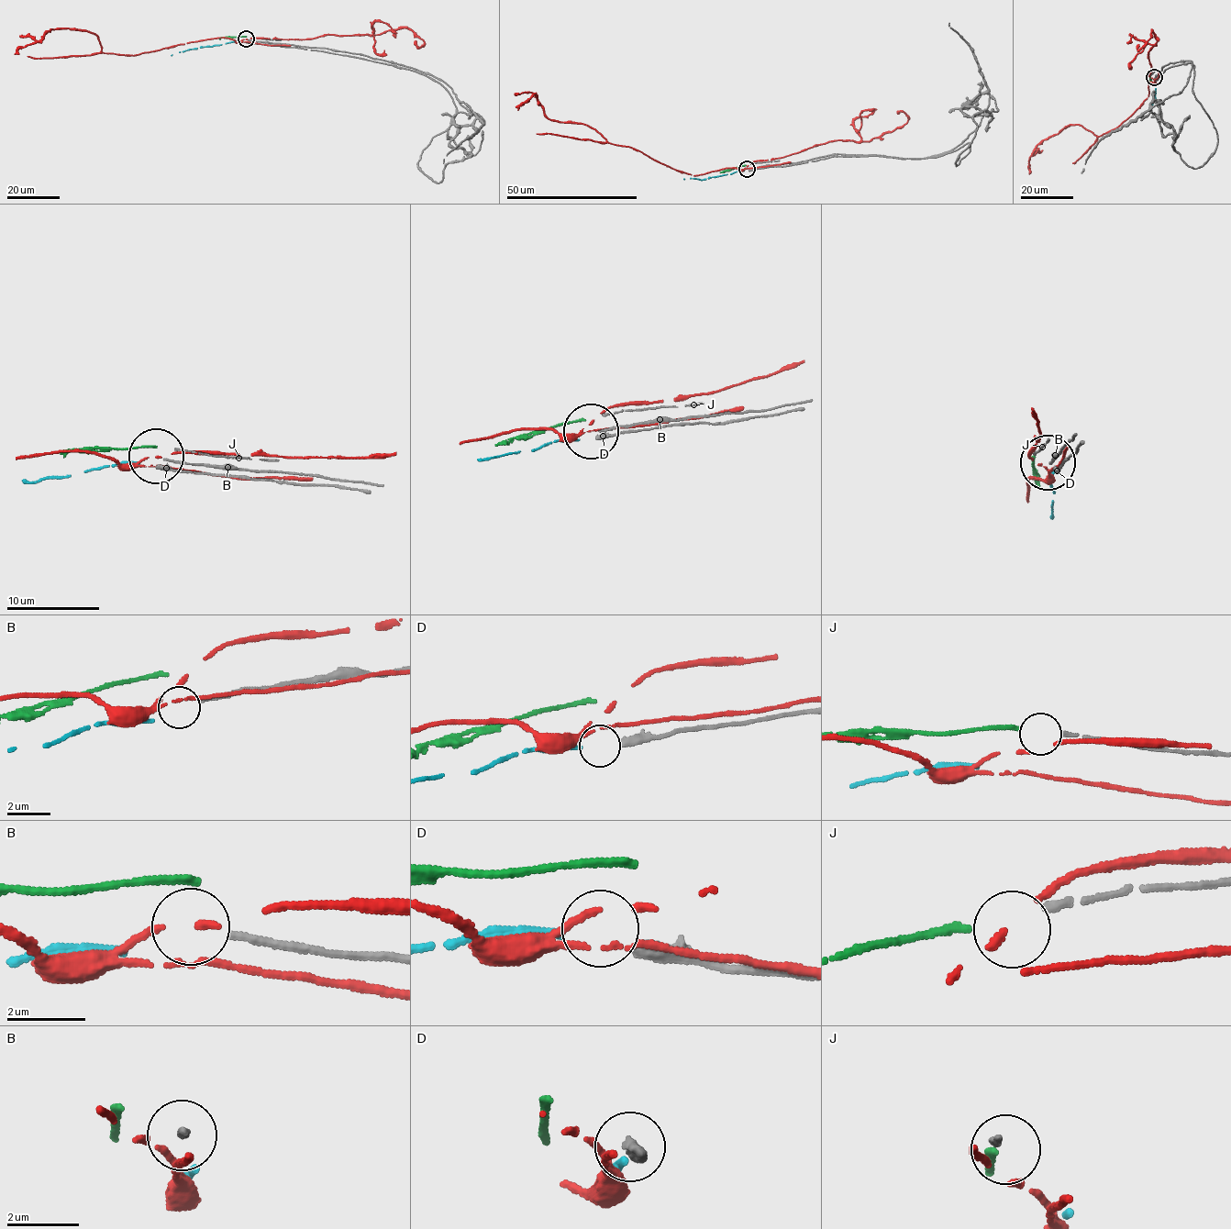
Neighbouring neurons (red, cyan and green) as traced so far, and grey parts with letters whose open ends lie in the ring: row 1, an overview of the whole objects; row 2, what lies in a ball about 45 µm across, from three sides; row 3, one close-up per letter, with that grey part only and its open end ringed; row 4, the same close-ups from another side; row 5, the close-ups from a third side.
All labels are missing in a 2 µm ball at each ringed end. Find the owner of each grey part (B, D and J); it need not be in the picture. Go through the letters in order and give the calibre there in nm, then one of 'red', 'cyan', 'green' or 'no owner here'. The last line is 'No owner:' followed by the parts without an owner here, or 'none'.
B: calibre 170 nm; no owner here
D: calibre 400 nm; cyan
J: calibre 160 nm; green
No owner: B

